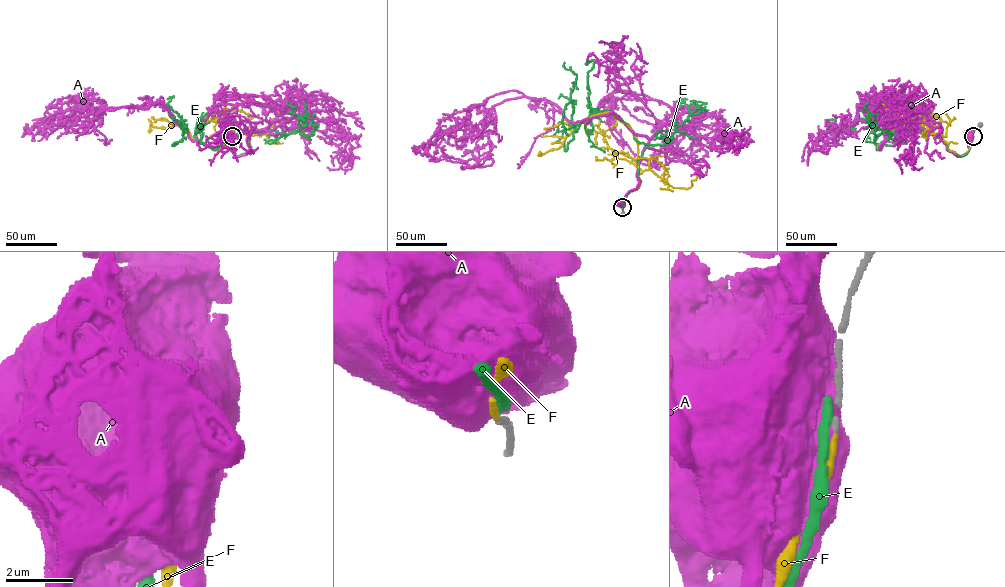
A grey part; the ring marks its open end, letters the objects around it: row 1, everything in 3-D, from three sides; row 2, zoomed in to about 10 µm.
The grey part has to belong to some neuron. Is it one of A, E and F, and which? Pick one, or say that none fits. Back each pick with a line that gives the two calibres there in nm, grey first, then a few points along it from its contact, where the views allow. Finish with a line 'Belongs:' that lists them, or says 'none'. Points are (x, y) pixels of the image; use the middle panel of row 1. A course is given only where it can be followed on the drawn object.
F: calibres 130 and 190 nm; course (622, 207), (641, 181), (638, 144), (632, 129), (611, 112), (590, 116), (557, 149), (540, 153)
Belongs: F

